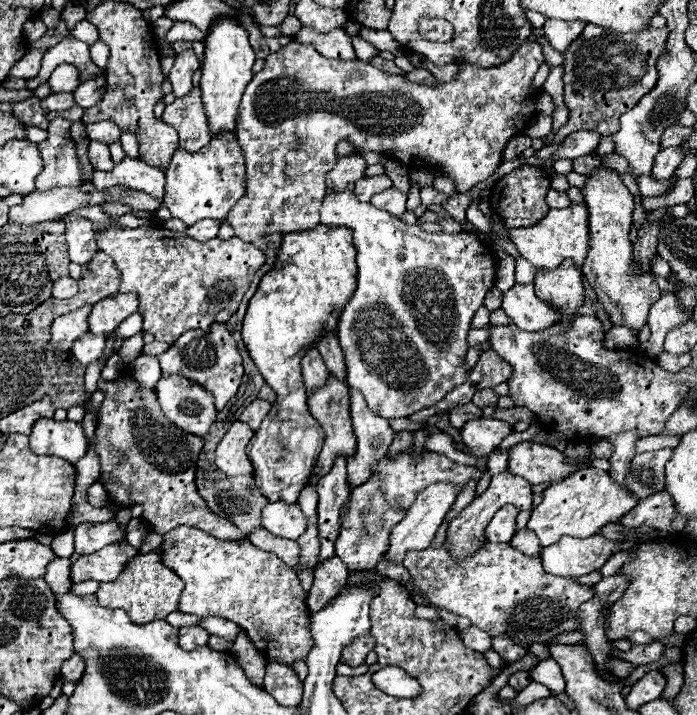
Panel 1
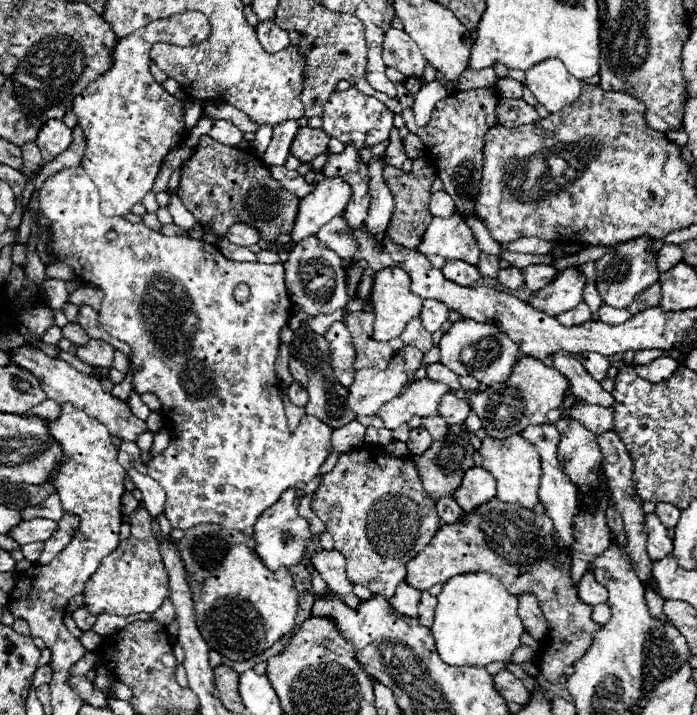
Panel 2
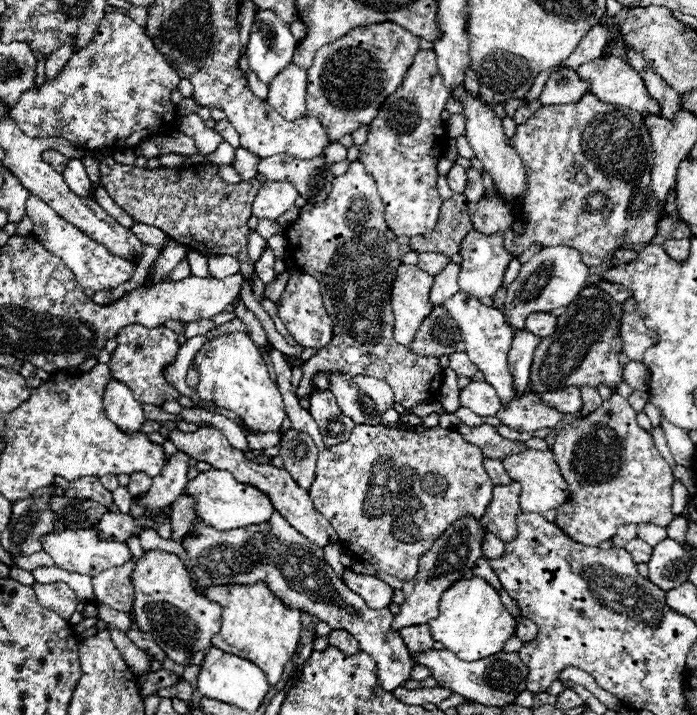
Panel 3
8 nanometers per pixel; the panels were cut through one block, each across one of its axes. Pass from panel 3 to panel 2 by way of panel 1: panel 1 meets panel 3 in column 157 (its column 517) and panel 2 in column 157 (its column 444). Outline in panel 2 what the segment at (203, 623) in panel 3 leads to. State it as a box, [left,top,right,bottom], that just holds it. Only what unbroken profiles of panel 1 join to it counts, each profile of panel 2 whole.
[84,508,168,616]

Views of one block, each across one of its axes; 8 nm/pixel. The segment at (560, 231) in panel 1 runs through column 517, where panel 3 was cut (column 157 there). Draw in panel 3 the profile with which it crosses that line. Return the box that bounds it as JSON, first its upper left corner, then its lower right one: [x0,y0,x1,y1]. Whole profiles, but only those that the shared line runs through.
[130,222,164,250]

